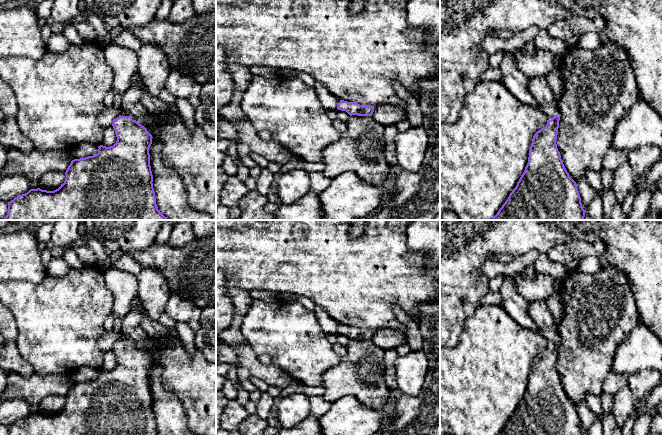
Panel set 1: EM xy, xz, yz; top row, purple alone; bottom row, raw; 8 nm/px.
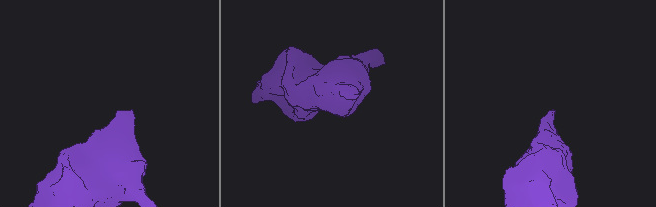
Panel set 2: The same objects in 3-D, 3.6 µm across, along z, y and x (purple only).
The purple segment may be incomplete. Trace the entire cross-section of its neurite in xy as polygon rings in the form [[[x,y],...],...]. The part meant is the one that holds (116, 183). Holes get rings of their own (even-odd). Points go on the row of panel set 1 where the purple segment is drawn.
[[[131,84],[123,94],[123,114],[112,124],[117,137],[113,146],[100,145],[97,154],[72,160],[65,172],[65,181],[58,189],[30,189],[27,193],[15,197],[8,202],[8,212],[4,220],[168,220],[158,210],[152,183],[149,148],[153,137],[136,121],[139,117],[149,114],[140,102],[140,97],[146,92],[144,85]]]

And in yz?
[[[530,77],[528,89],[546,114],[547,124],[534,134],[525,170],[491,220],[584,220],[576,182],[567,172],[556,144],[558,102],[545,77]]]

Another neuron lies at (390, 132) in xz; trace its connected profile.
[[[395,124],[385,125],[384,139],[385,139],[385,158],[390,166],[398,165],[397,151],[395,148],[395,137],[398,133]]]

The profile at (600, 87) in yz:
[[[602,35],[600,47],[595,51],[579,46],[567,47],[561,56],[558,69],[562,74],[564,92],[558,101],[560,120],[556,144],[567,172],[576,181],[580,177],[585,177],[587,170],[601,171],[605,156],[612,147],[618,122],[628,114],[633,104],[640,98],[640,94],[629,54],[624,48],[610,43]]]

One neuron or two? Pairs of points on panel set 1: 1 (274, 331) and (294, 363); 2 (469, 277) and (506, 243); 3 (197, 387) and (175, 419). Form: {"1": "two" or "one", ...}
{"1": "one", "2": "one", "3": "two"}

